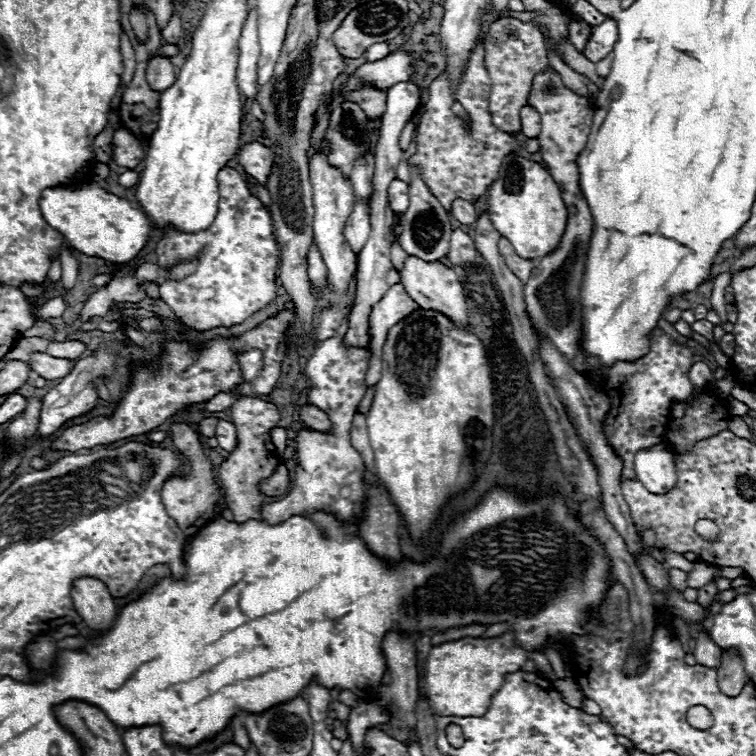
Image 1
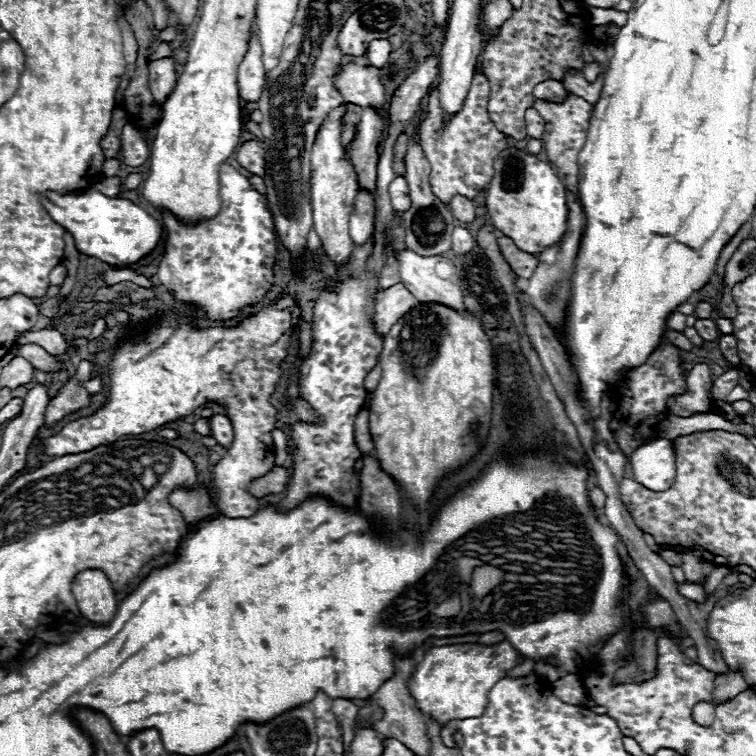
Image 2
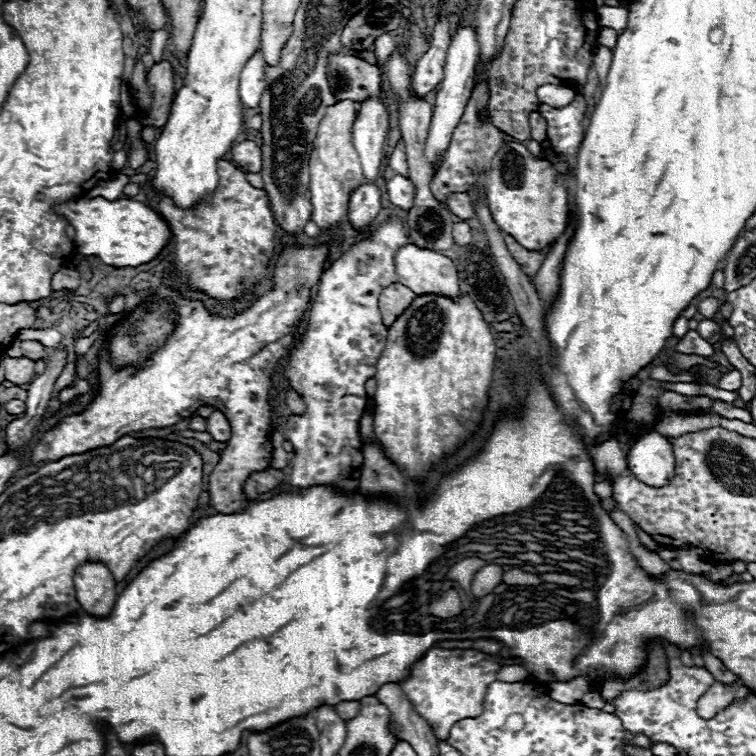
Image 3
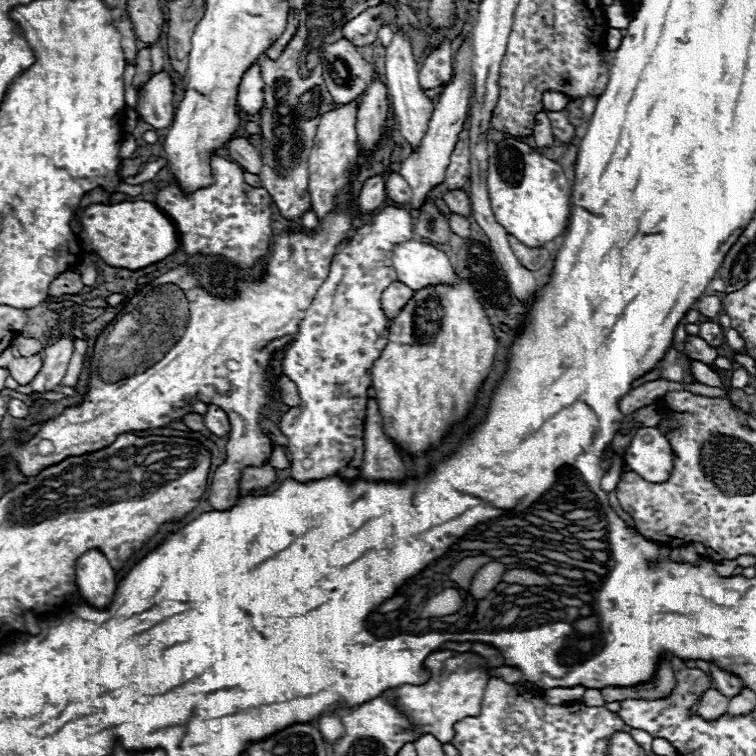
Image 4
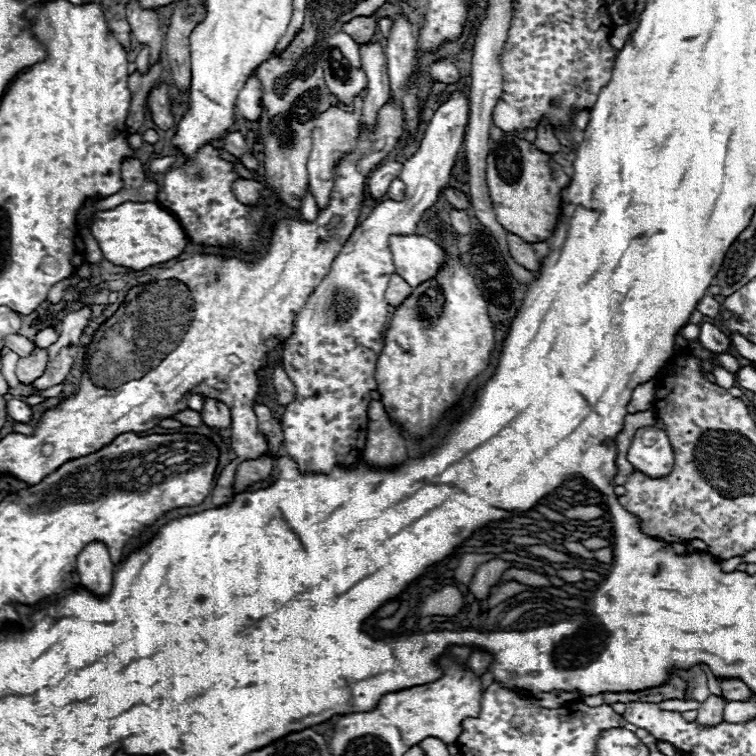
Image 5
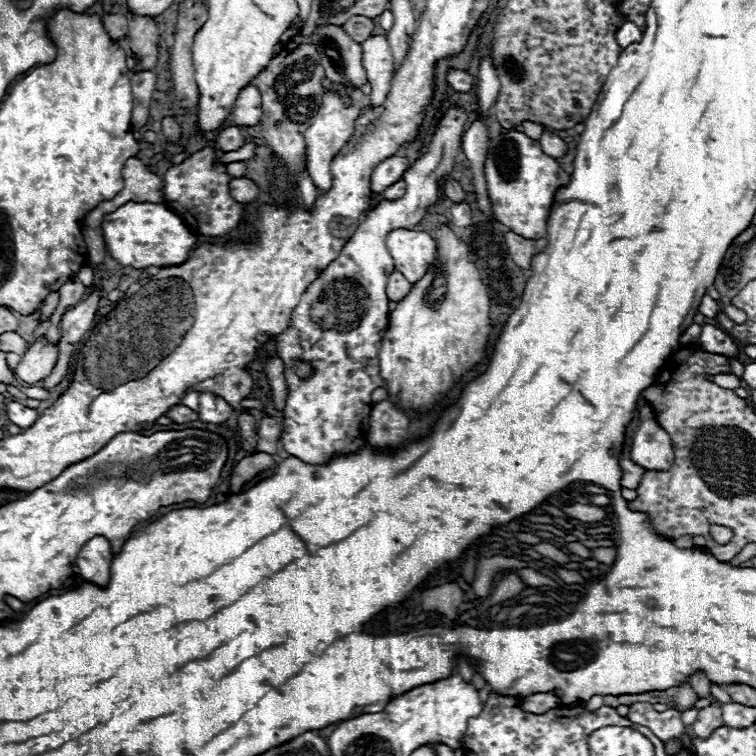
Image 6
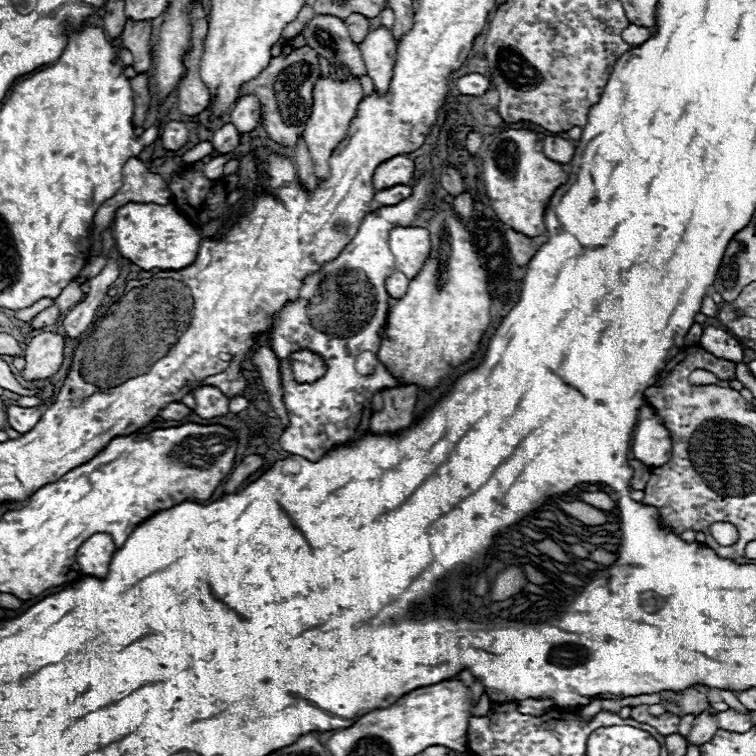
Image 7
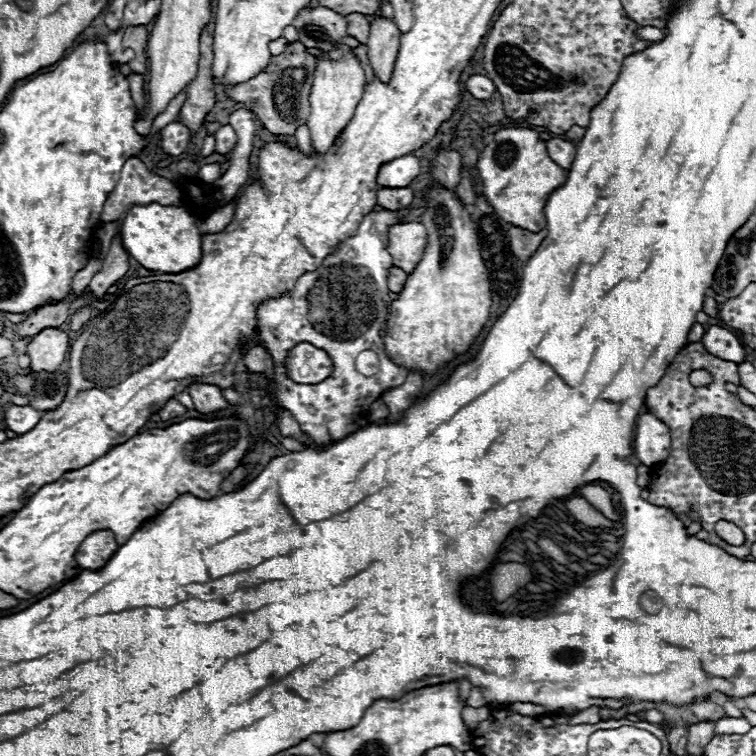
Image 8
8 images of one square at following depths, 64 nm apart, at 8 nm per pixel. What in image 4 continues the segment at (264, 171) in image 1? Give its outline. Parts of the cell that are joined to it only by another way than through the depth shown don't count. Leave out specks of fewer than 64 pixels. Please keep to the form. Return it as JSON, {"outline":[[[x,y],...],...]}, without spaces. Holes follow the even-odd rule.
{"outline":[[[234,136],[226,142],[226,150],[228,150],[228,156],[240,164],[246,172],[252,172],[252,174],[258,174],[260,168],[262,168],[262,158],[260,154],[256,152],[256,148],[242,136]]]}

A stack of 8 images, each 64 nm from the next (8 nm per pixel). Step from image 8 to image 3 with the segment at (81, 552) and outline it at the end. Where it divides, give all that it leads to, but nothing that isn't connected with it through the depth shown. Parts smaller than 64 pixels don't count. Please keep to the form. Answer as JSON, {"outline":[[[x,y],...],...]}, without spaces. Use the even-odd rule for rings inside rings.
{"outline":[[[84,562],[74,574],[76,600],[92,616],[108,616],[116,602],[116,582],[102,562]]]}

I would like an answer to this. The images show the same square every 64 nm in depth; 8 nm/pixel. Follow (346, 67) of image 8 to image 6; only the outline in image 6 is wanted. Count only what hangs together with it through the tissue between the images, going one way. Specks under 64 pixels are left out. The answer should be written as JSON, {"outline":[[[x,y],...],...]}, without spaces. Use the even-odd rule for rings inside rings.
{"outline":[[[354,88],[352,92],[344,94],[340,90],[324,90],[322,106],[312,116],[312,126],[308,126],[306,138],[306,154],[308,154],[308,172],[318,188],[318,192],[326,192],[332,186],[332,174],[330,174],[330,160],[340,152],[340,148],[350,140],[354,134],[354,120],[358,118],[362,106],[366,102],[366,96],[360,88]]]}

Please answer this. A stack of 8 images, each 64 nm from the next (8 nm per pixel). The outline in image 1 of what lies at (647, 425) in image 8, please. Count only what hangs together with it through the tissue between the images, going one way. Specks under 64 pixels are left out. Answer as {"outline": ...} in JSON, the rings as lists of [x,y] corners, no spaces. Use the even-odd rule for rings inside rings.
{"outline":[[[660,442],[648,450],[640,450],[634,458],[636,480],[652,494],[666,494],[676,486],[674,452],[666,442]]]}

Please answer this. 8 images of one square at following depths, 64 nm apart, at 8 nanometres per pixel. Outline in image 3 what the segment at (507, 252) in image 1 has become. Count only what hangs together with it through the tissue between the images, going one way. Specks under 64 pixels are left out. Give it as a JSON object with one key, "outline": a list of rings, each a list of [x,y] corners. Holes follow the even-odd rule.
{"outline":[[[504,236],[504,240],[506,240],[506,246],[508,246],[508,250],[510,250],[510,254],[514,256],[514,260],[520,264],[520,268],[528,274],[528,276],[534,276],[538,270],[540,270],[540,266],[542,266],[542,262],[544,262],[544,258],[546,258],[546,254],[544,252],[534,252],[534,250],[526,250],[526,248],[522,248],[512,236]]]}

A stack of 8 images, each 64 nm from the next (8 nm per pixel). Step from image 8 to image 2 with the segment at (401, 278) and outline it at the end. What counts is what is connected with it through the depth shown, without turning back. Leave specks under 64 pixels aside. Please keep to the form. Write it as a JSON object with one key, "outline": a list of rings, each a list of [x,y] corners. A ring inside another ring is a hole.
{"outline":[[[396,284],[382,290],[376,300],[376,330],[388,334],[392,324],[400,320],[408,310],[412,310],[412,306],[416,306],[416,298],[404,288],[404,284]]]}

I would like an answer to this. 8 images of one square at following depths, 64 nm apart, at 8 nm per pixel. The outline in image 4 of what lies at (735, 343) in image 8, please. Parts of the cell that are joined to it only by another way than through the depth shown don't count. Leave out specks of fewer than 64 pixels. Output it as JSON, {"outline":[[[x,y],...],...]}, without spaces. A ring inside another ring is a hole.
{"outline":[[[704,322],[704,324],[700,324],[700,332],[698,332],[698,336],[700,336],[702,340],[706,340],[708,346],[714,346],[714,348],[722,346],[724,340],[726,340],[722,328],[720,328],[716,322]]]}

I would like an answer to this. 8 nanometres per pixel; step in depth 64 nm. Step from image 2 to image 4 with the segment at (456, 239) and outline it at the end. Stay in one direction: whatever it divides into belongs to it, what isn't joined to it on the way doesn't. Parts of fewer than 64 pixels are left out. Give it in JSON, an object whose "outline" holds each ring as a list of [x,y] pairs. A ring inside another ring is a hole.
{"outline":[[[450,214],[450,228],[460,238],[468,238],[470,236],[470,222],[468,222],[468,218],[464,218],[460,214]]]}

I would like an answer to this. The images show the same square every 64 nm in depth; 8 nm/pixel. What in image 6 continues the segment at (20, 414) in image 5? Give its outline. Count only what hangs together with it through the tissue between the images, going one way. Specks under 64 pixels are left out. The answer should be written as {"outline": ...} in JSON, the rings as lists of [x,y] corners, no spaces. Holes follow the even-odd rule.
{"outline":[[[8,402],[6,406],[8,406],[6,412],[8,412],[10,422],[20,426],[20,428],[30,428],[38,420],[38,412],[34,408],[22,406],[20,402]]]}

